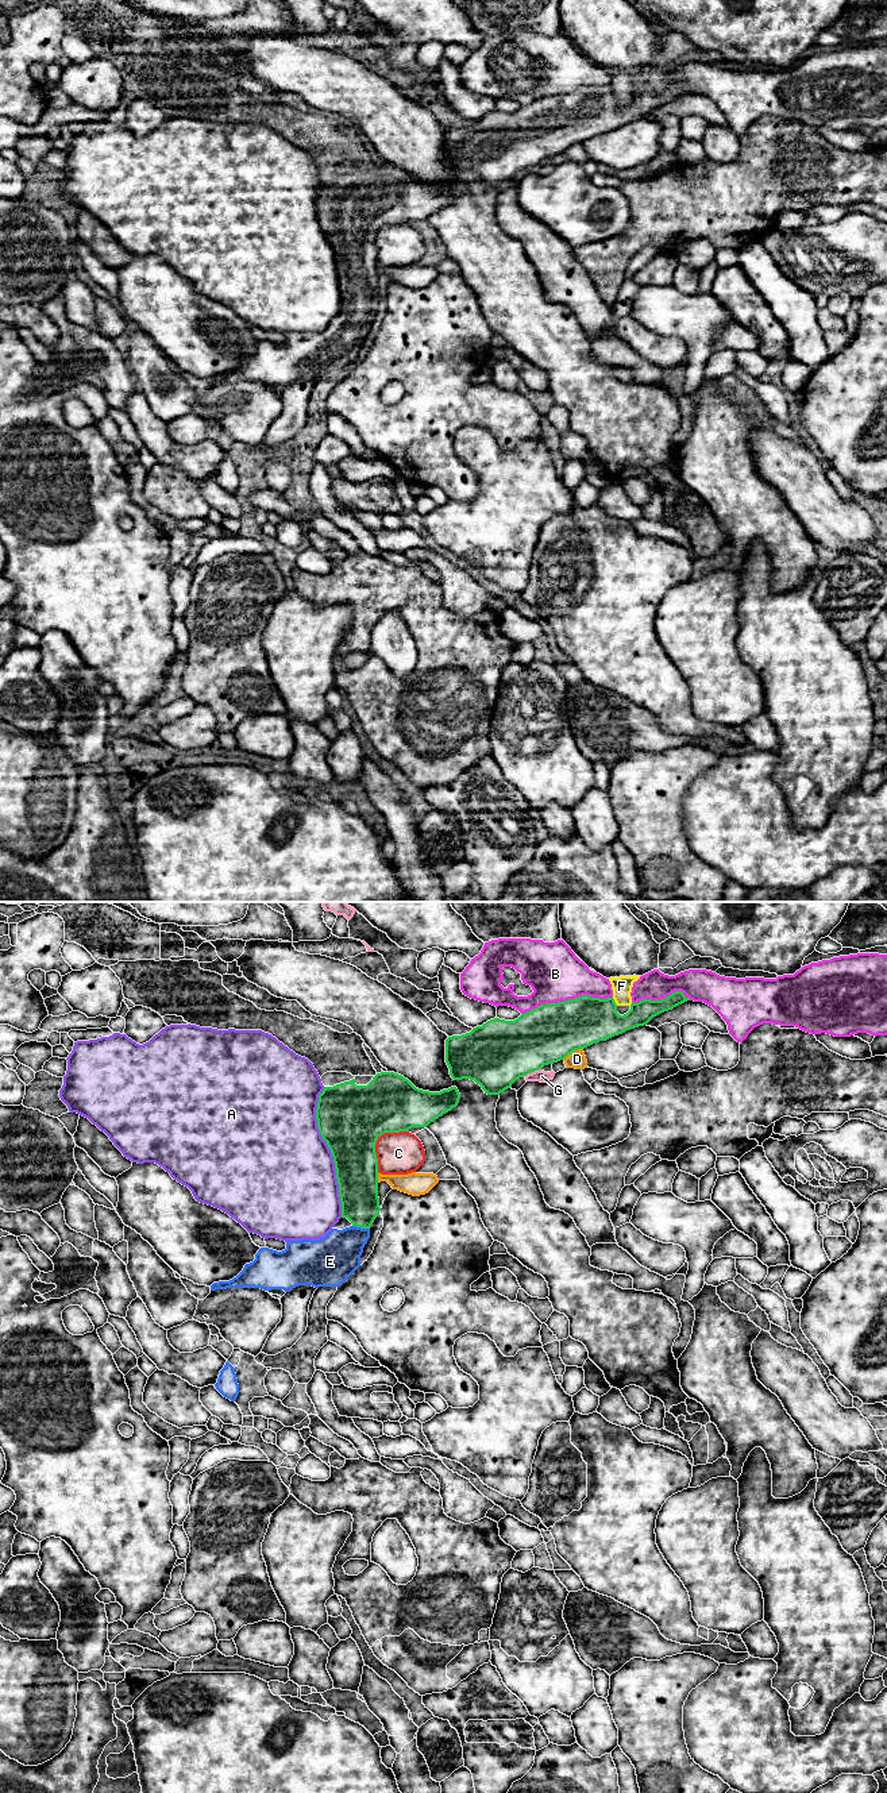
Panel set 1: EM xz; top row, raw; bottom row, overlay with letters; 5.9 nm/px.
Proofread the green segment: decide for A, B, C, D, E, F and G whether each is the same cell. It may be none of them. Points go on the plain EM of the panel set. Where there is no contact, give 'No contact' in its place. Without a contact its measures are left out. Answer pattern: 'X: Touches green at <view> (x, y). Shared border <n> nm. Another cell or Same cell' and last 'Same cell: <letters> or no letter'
A: Touches green at xz (331, 245). Shared border 800 nm. Another cell
B: Touches green at xz (566, 93). Shared border 550 nm. Another cell
C: Touches green at xz (375, 234). Shared border 320 nm. Another cell
D: Touches green at xz (573, 143). Shared border 140 nm. Another cell
E: Touches green at xz (361, 319). Shared border 110 nm. Same cell
F: Touches green at xz (614, 95). Shared border 60 nm. Another cell
G: Touches green at xz (532, 164). Shared border 110 nm. Another cell
Same cell: E

